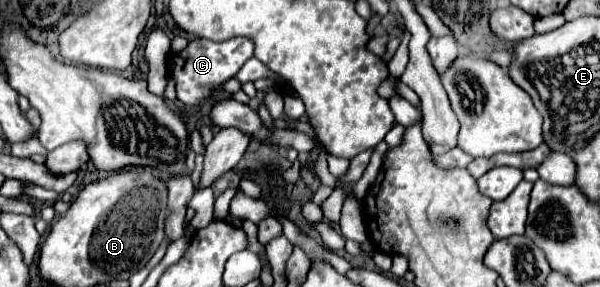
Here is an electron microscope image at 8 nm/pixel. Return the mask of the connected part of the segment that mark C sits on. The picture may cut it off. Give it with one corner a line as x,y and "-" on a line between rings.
233,37
221,43
209,39
193,39
181,53
171,53
167,57
169,77
175,81
177,99
183,105
197,107
213,97
213,93
221,91
221,85
235,77
235,73
243,67
247,59
253,57
253,43
247,37

